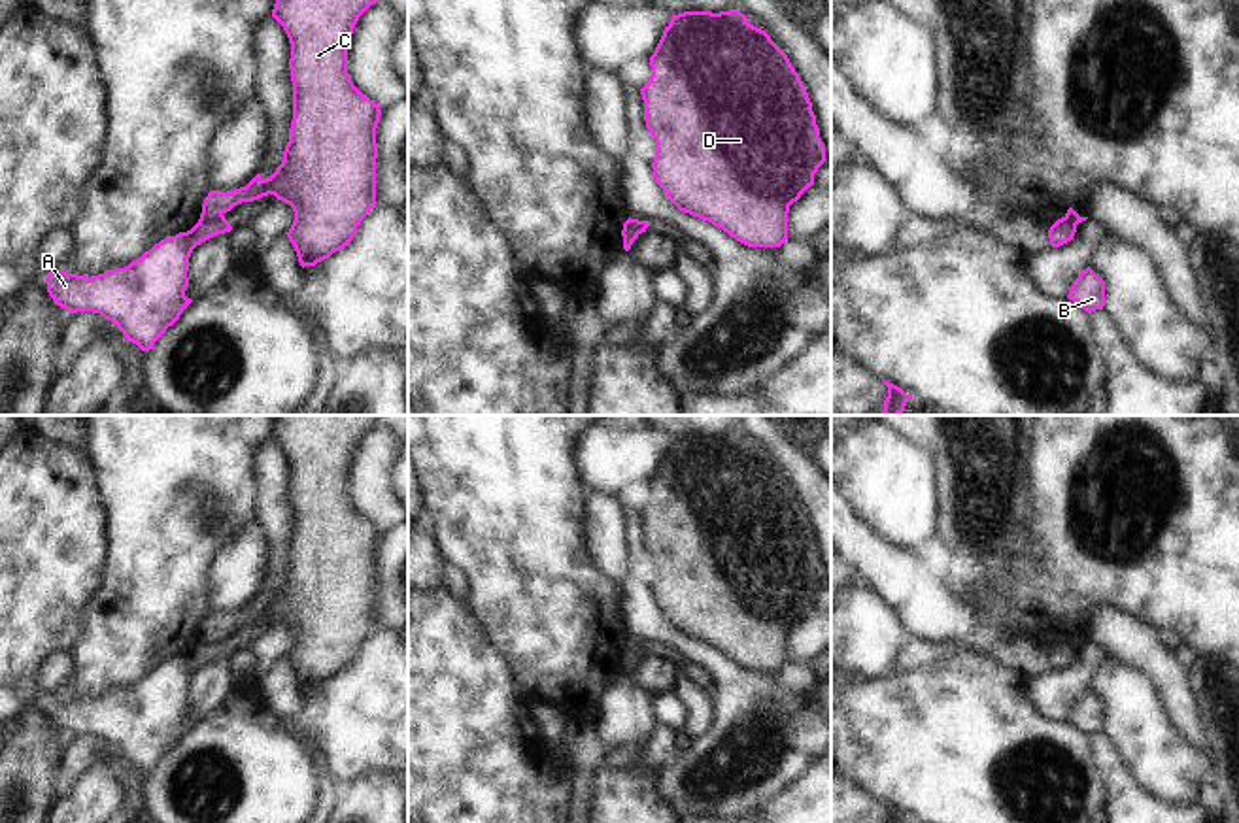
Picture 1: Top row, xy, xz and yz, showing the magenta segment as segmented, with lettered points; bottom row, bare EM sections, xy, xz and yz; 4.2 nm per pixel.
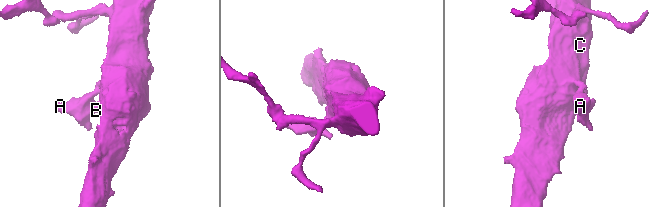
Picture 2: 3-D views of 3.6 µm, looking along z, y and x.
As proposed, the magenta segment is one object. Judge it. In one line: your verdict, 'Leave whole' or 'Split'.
Split.

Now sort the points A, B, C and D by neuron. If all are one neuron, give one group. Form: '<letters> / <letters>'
A B / C D

